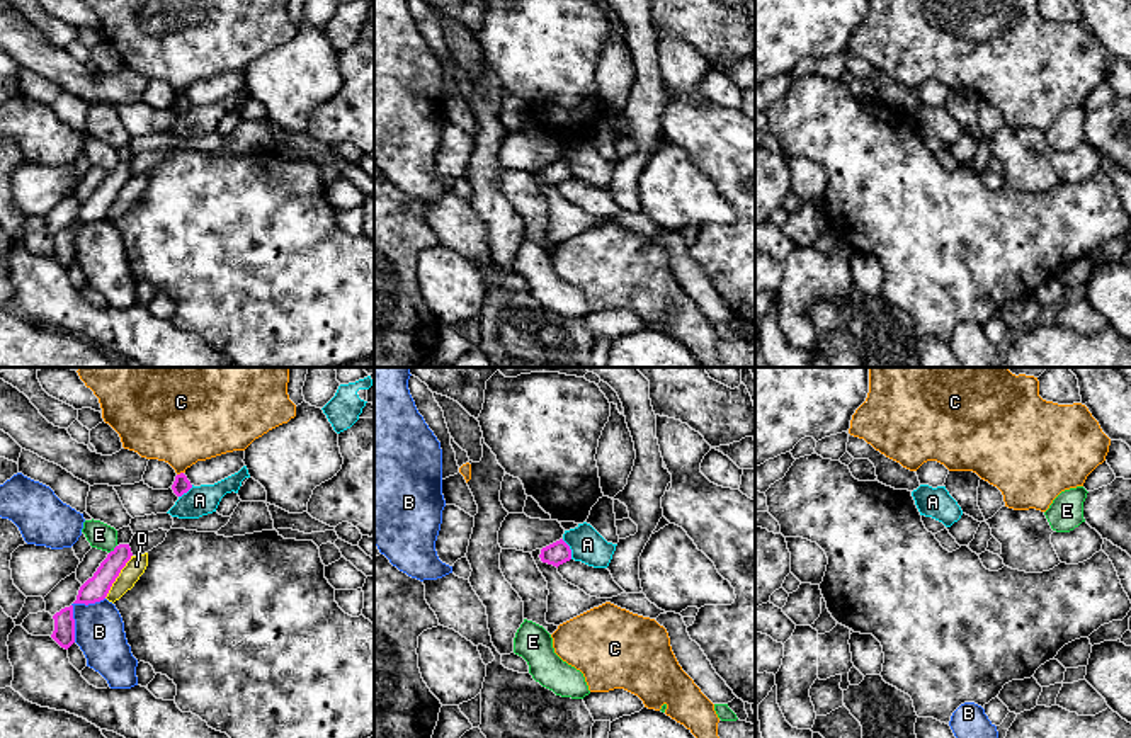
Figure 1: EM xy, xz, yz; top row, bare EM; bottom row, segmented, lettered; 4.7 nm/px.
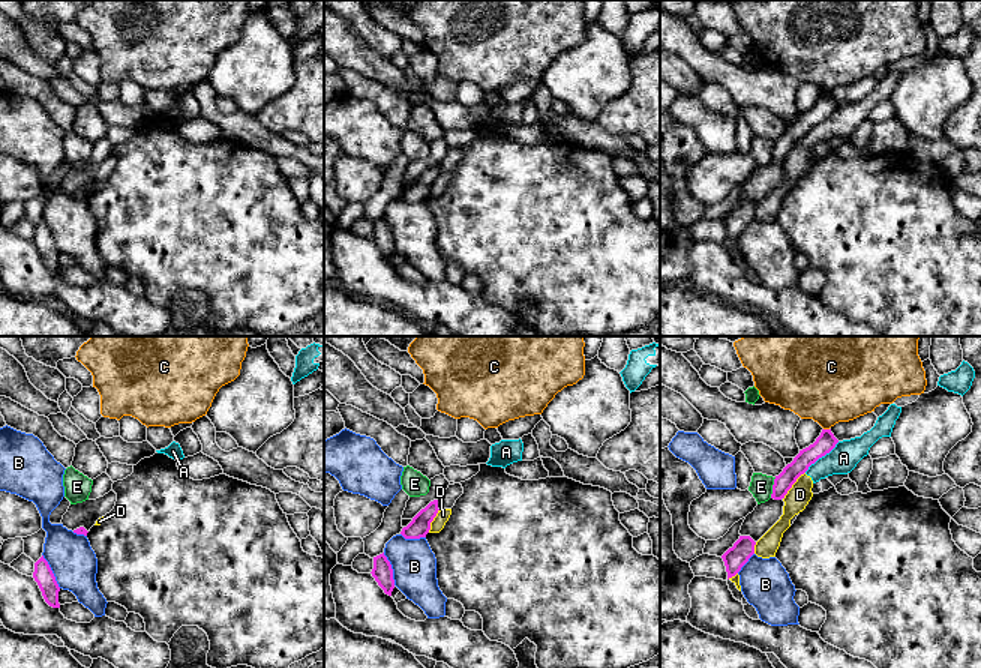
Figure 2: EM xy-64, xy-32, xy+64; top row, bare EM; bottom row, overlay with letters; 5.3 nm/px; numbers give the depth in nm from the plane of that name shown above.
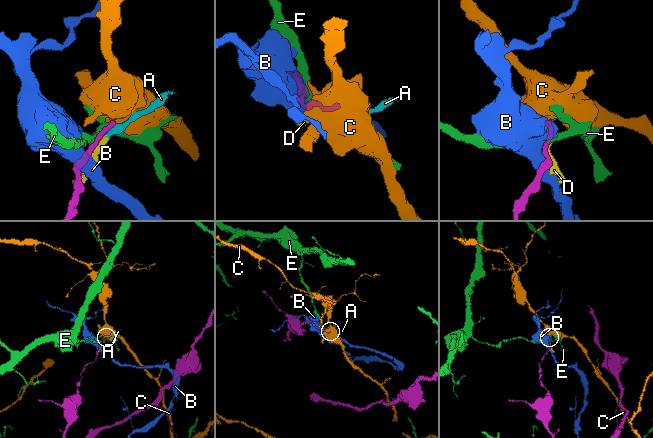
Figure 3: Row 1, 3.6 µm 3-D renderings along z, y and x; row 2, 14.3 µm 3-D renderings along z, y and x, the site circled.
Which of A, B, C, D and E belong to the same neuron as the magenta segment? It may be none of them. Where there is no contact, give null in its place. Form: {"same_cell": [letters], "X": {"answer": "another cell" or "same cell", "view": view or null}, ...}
{"same_cell": [], "A": {"answer": "another cell", "view": "xz"}, "B": {"answer": "another cell", "view": "xy"}, "C": {"answer": "another cell", "view": "xy"}, "D": {"answer": "another cell", "view": "xy"}, "E": {"answer": "another cell", "view": "xy"}}

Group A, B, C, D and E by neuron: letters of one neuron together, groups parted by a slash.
A D / B / C / E

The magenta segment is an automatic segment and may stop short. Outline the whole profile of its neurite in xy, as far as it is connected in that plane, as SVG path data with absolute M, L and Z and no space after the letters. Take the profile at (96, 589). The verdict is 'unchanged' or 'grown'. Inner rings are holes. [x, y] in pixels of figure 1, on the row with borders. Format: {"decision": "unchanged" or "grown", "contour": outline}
{"decision": "unchanged", "contour": "M129 544L116 546L107 558L100 563L92 578L88 578L78 590L73 604L95 604L107 597L112 583L119 576L121 570L131 559L133 553Z"}

